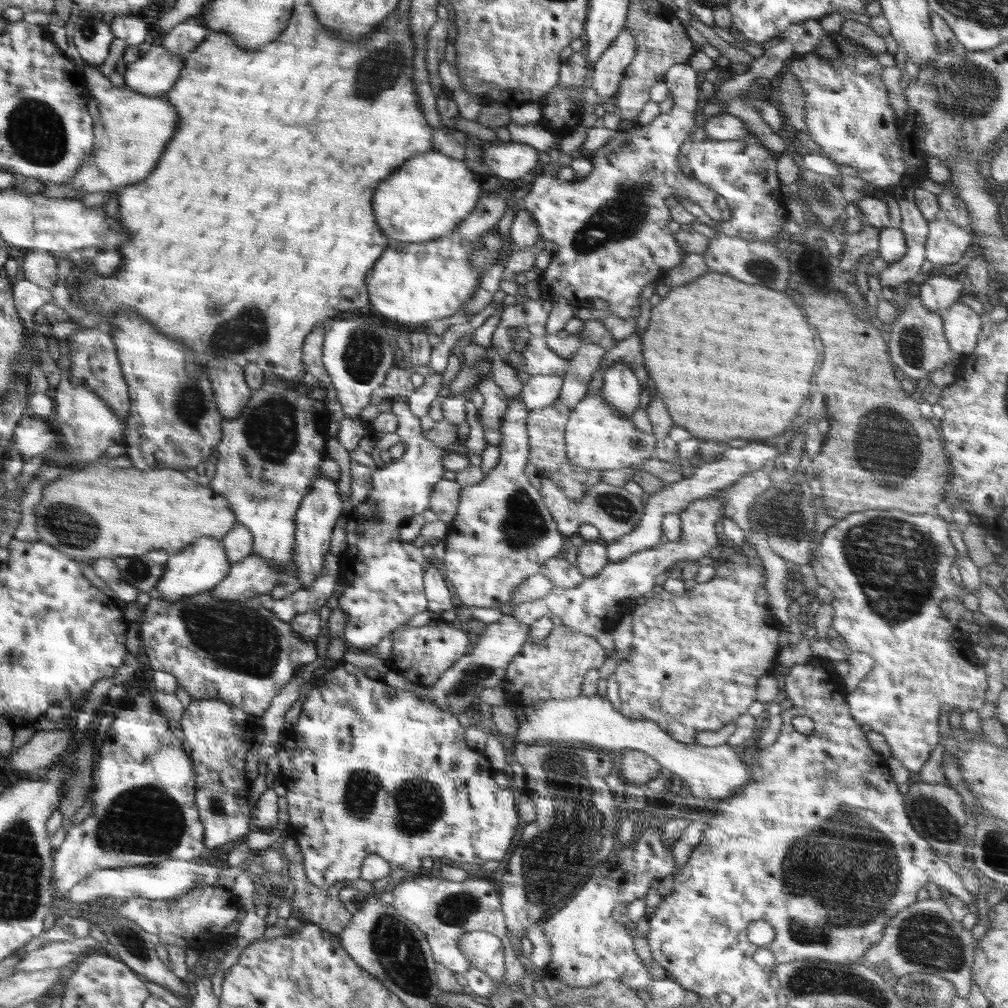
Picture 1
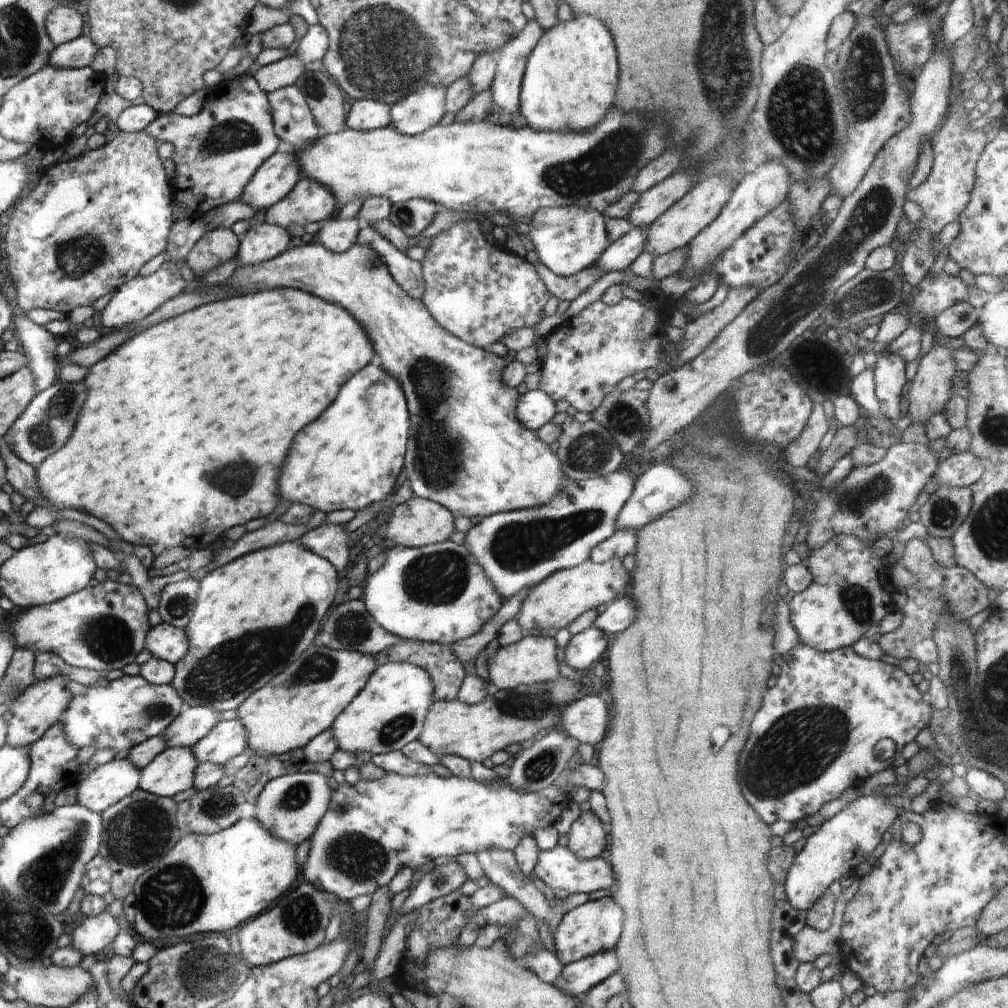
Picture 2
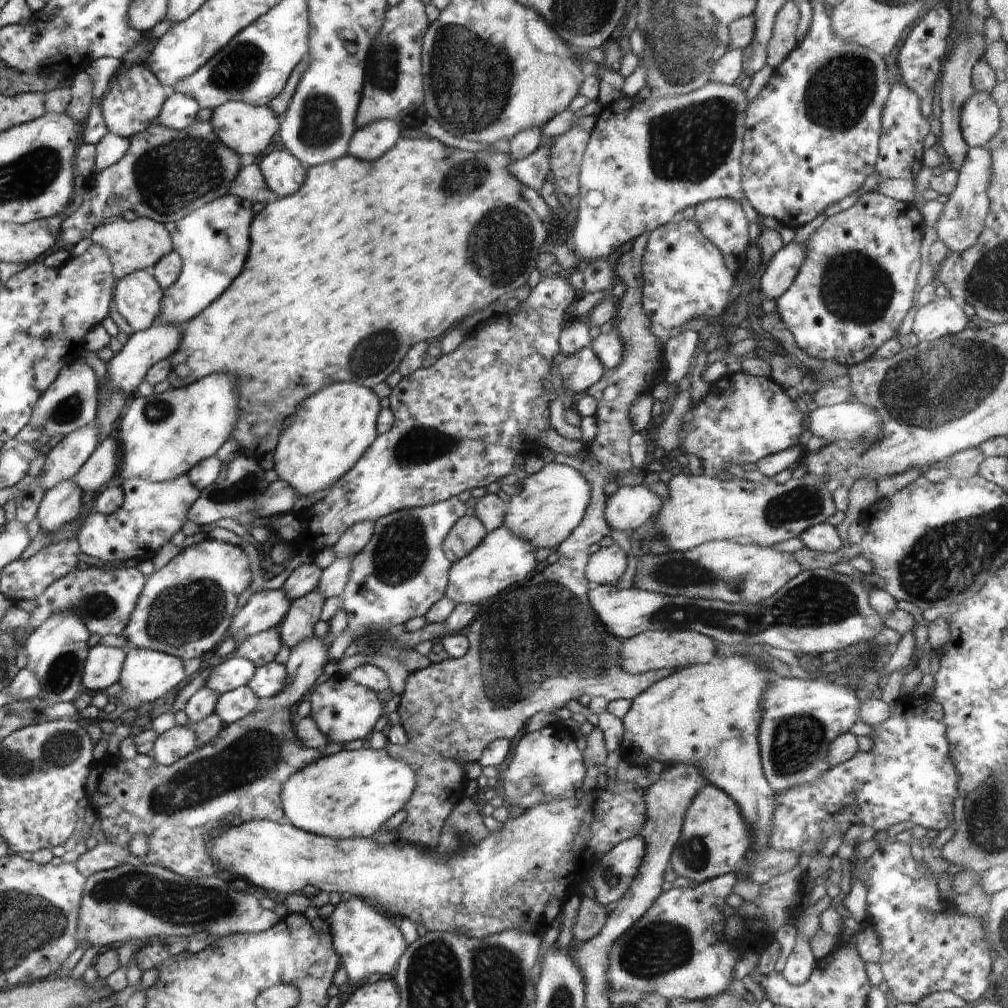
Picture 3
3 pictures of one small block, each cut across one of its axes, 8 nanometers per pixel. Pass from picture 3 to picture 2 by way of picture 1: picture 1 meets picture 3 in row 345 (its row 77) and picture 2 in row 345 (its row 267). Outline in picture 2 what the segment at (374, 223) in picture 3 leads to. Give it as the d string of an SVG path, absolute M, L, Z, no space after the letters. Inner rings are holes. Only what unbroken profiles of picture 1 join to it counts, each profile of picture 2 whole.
M286 287L254 291L212 304L204 304L194 310L162 320L133 338L134 340L130 338L114 352L110 352L104 360L90 367L83 379L84 386L88 386L86 400L73 433L60 450L44 459L36 469L36 474L42 496L54 508L74 508L89 516L100 518L110 525L122 540L136 546L151 548L154 557L162 554L166 547L181 545L188 549L206 548L210 540L222 538L226 530L272 514L279 506L280 468L288 456L294 436L306 424L314 422L330 406L330 402L334 402L342 384L368 366L375 353L370 338L366 336L366 330L344 308L303 290Z

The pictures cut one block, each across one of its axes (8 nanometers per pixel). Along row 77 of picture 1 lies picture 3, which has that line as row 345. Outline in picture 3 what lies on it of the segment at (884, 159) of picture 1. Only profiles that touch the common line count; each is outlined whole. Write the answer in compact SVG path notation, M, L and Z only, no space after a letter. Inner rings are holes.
M868 191L855 204L837 213L828 214L806 243L806 260L780 298L777 312L794 336L794 342L806 354L852 366L870 358L878 348L898 336L900 324L916 297L916 279L920 272L920 246L927 226L913 202L898 201Z

